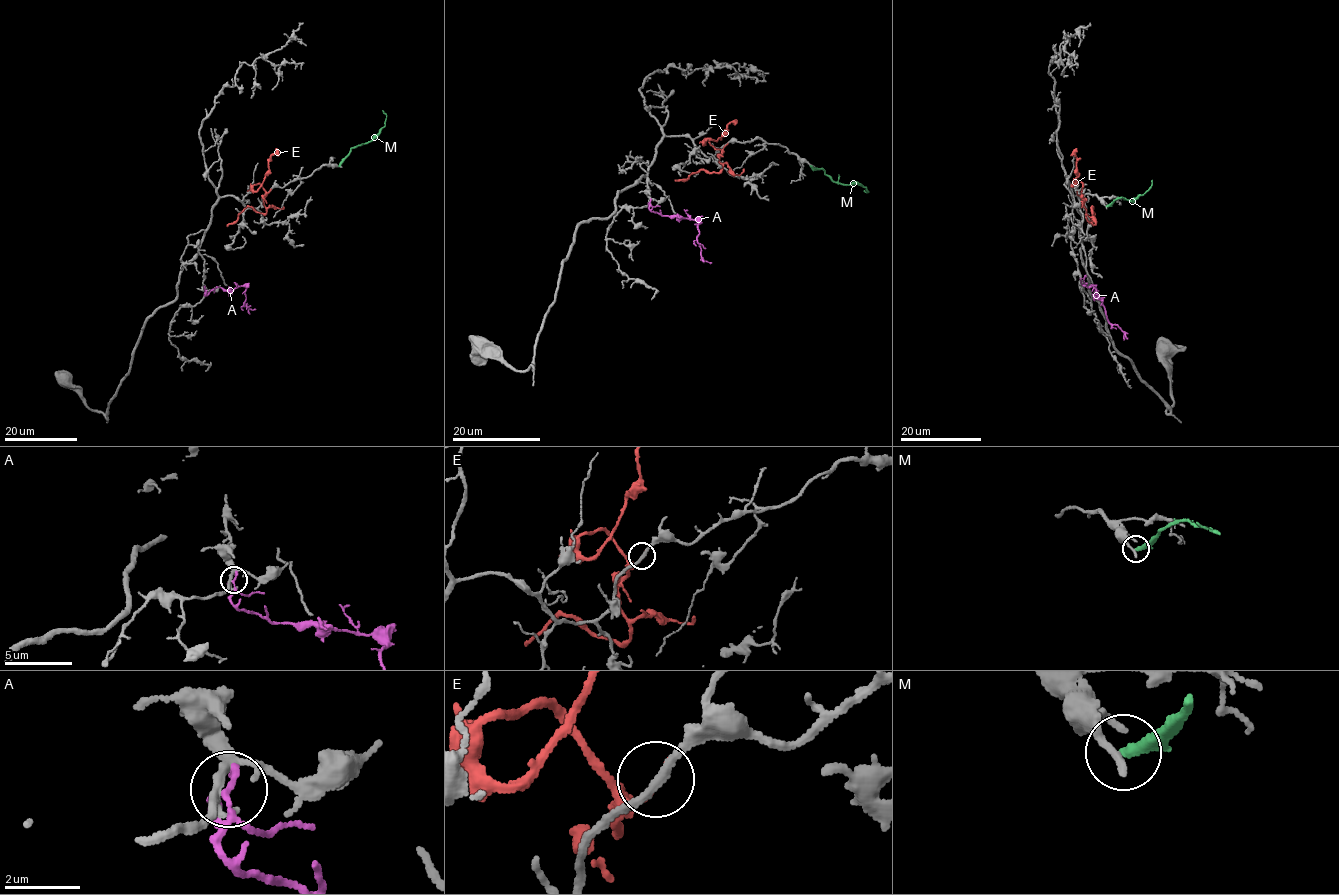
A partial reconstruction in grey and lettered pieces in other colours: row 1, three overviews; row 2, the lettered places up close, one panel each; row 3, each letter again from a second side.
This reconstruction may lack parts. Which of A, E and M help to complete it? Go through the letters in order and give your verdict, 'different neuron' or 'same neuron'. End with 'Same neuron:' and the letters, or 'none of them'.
A: different neuron
E: different neuron
M: different neuron
Same neuron: none of them

